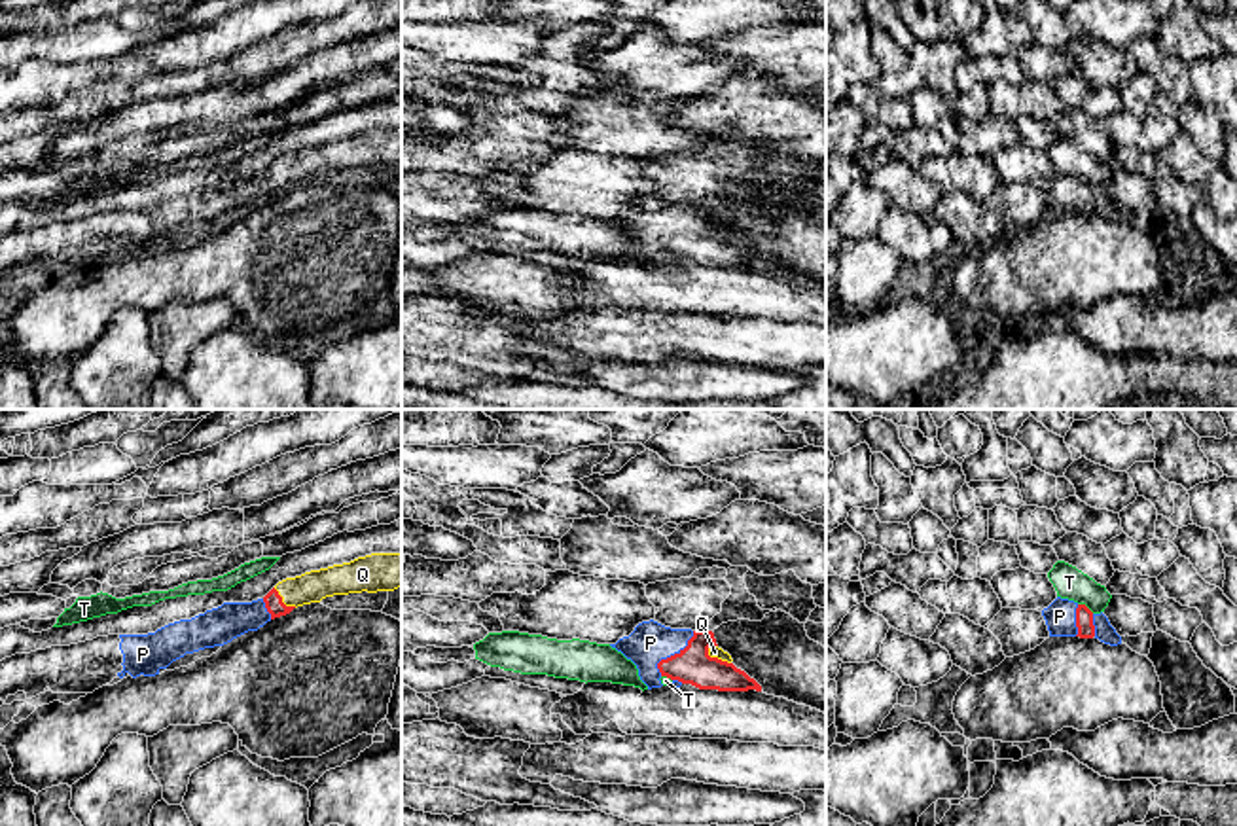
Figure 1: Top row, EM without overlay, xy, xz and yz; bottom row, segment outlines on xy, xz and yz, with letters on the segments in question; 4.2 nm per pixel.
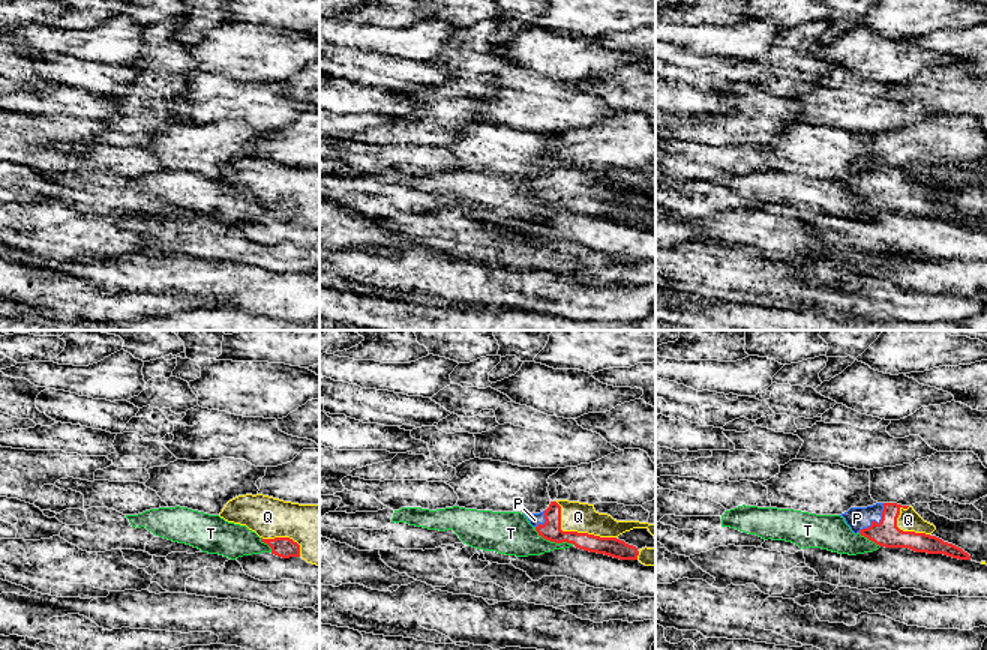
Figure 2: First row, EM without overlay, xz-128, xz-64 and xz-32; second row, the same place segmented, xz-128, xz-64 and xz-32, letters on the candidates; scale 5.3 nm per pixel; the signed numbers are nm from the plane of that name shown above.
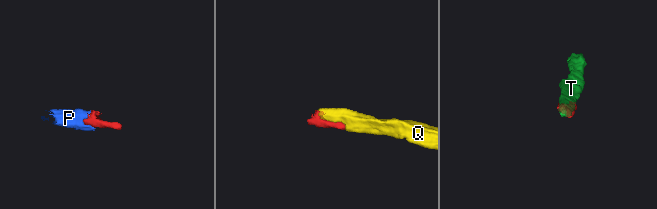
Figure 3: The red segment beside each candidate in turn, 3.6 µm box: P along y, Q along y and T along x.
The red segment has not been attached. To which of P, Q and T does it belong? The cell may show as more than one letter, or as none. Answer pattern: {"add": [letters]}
{"add": ["P", "Q"]}

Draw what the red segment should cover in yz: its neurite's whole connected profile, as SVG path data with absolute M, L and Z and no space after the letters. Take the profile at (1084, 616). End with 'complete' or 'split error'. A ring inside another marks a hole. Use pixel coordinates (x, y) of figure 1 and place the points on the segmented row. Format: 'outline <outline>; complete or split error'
outline M1057 597L1042 610L1049 637L1099 638L1104 644L1118 646L1121 637L1110 625L1108 618L1093 614L1085 604Z; split error

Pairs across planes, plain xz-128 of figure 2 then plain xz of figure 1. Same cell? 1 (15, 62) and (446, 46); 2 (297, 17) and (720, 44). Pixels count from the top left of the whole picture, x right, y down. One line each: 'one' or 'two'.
1: two
2: two

